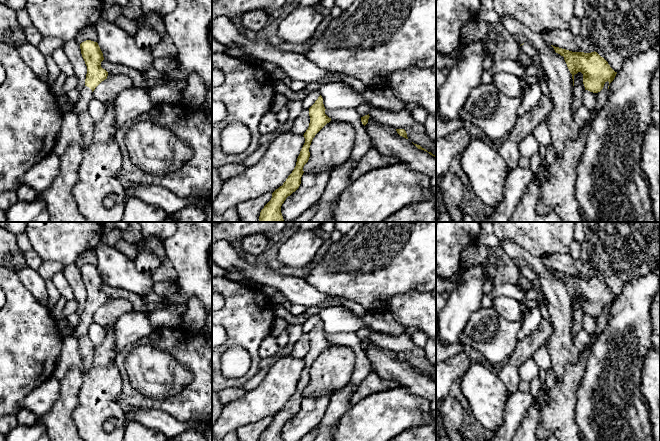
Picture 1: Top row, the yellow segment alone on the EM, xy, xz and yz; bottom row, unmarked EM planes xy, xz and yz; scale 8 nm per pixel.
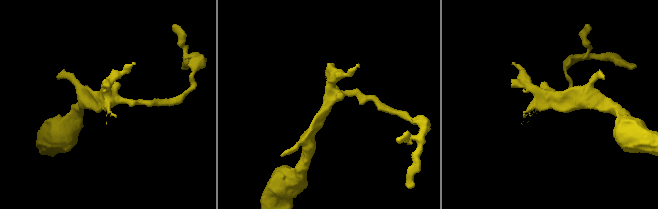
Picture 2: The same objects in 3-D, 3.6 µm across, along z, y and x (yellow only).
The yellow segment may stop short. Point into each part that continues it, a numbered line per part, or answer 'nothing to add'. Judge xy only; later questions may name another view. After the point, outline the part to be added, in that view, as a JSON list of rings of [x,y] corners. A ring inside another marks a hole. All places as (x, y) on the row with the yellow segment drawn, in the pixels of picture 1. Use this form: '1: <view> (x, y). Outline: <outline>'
1: xy (82, 104). Outline: [[[84,86],[83,90],[81,91],[80,98],[74,106],[73,112],[79,114],[80,112],[87,111],[89,102],[93,98],[92,94],[92,90],[89,87]]]

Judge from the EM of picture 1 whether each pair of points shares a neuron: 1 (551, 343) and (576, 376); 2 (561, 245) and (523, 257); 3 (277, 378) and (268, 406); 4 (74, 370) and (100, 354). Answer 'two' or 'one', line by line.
1: two
2: two
3: one
4: two

